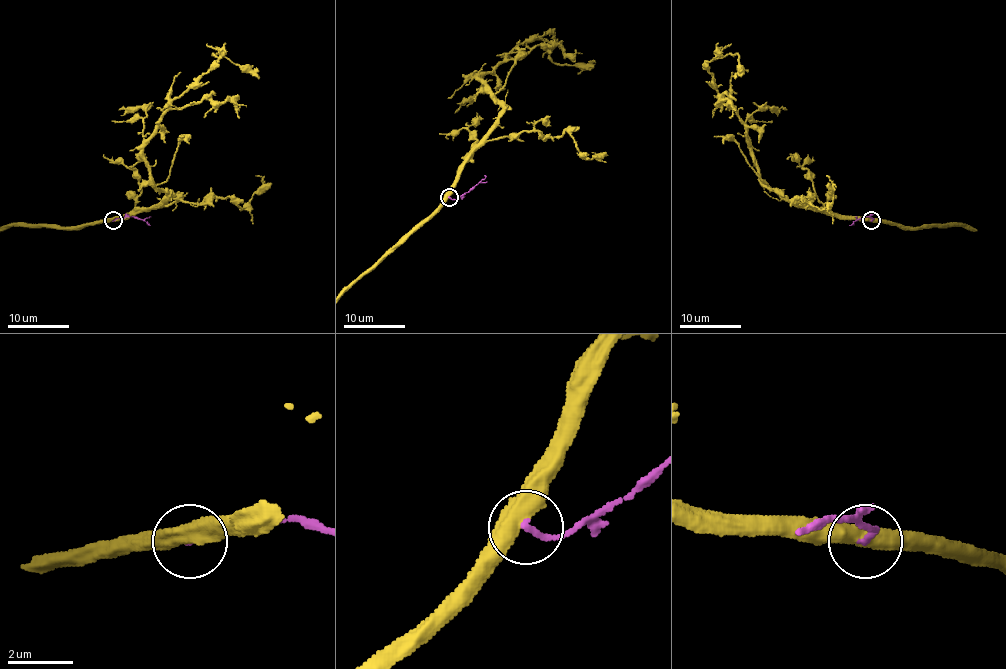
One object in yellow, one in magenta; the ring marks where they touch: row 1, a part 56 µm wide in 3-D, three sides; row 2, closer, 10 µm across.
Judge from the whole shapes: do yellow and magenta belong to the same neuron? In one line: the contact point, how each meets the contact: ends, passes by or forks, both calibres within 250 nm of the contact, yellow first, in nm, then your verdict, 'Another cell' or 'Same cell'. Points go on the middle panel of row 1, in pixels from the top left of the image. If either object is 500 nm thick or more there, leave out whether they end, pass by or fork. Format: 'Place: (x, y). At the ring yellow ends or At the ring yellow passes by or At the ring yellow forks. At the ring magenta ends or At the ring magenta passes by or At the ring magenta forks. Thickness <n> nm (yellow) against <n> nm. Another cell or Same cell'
Place: (449, 197). Thickness 550 nm (yellow) against 190 nm. Another cell

